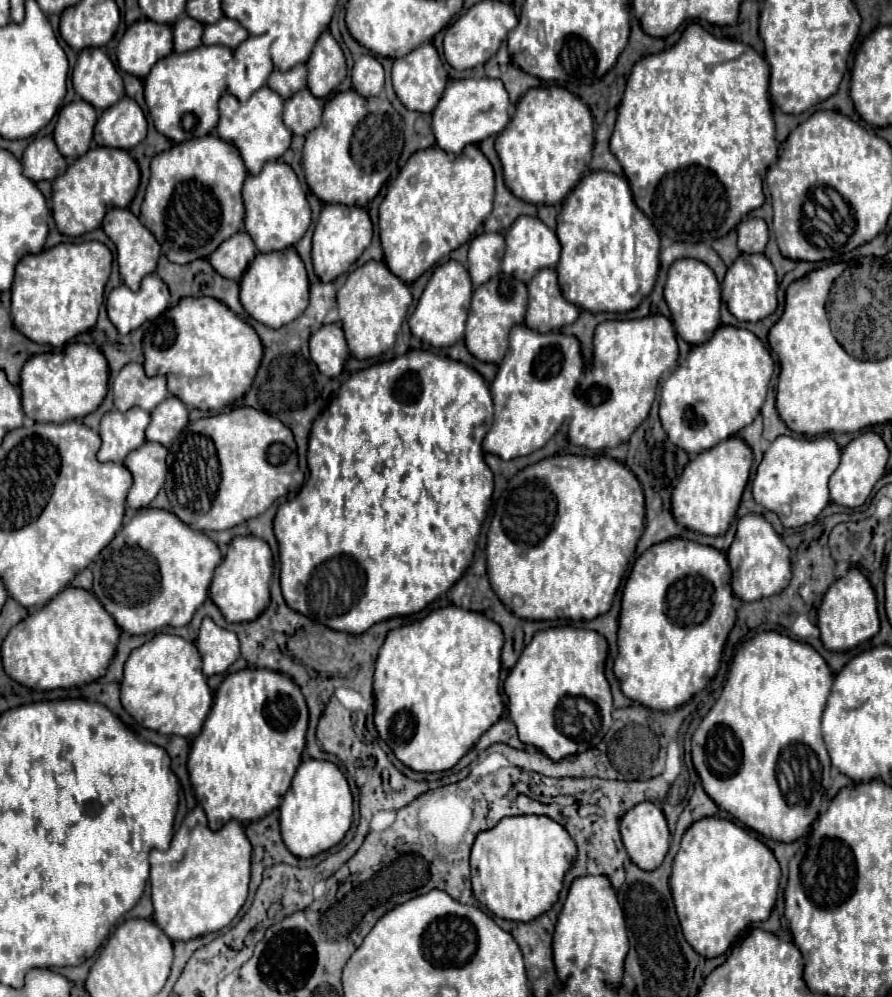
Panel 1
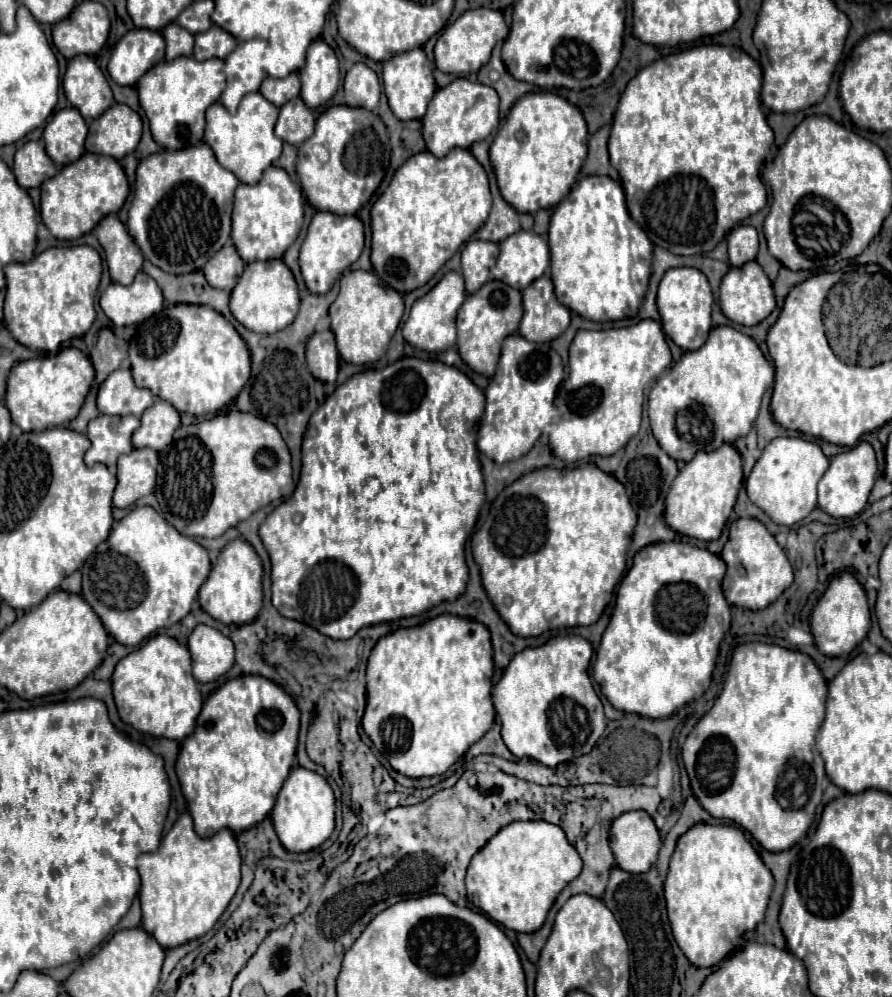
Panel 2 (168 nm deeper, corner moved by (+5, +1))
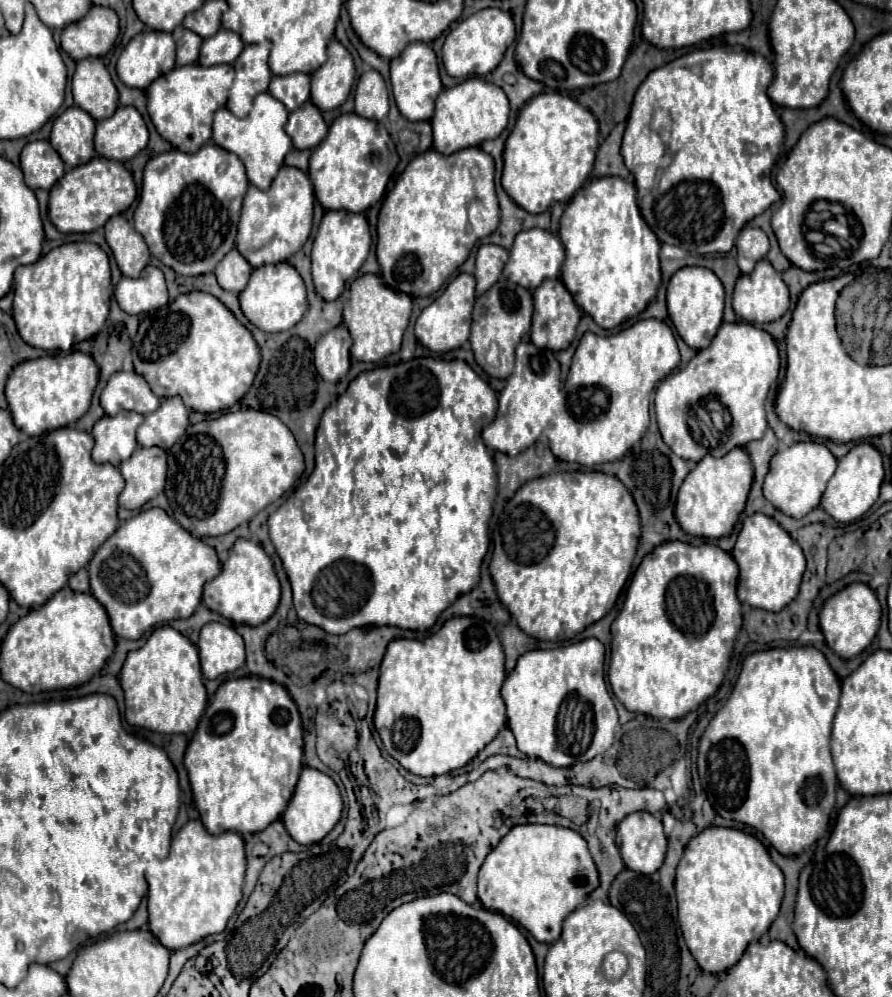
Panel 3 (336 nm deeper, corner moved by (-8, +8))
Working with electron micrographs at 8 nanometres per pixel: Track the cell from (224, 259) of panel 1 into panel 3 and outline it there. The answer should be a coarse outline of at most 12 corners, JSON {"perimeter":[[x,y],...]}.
{"perimeter":[[233,248],[215,268],[223,290],[241,292],[249,262]]}

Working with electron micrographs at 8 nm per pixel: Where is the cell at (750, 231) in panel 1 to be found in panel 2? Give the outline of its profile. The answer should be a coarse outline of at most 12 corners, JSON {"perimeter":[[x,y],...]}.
{"perimeter":[[736,225],[730,235],[730,265],[758,253],[758,231]]}

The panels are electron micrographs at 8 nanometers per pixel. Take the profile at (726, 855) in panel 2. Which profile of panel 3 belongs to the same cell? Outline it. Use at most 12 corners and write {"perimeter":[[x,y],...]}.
{"perimeter":[[735,828],[677,866],[677,920],[703,972],[775,920],[783,872]]}

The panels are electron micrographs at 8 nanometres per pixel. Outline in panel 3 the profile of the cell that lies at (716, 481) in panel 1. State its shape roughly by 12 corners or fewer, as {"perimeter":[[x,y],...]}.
{"perimeter":[[743,448],[705,456],[679,488],[685,534],[717,540],[745,508],[753,466]]}

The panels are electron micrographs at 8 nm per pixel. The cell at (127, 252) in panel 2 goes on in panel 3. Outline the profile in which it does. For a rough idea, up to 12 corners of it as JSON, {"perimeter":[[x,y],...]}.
{"perimeter":[[113,216],[105,240],[123,276],[139,276],[151,254],[143,236]]}

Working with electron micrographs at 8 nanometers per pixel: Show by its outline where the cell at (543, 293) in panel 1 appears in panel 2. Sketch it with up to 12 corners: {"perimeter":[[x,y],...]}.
{"perimeter":[[548,275],[522,289],[520,335],[548,343],[570,311]]}

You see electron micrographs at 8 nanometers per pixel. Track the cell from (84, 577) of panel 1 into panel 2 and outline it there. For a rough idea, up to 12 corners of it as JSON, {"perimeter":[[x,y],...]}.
{"perimeter":[[74,571],[62,581],[62,589],[80,593],[80,571]]}

